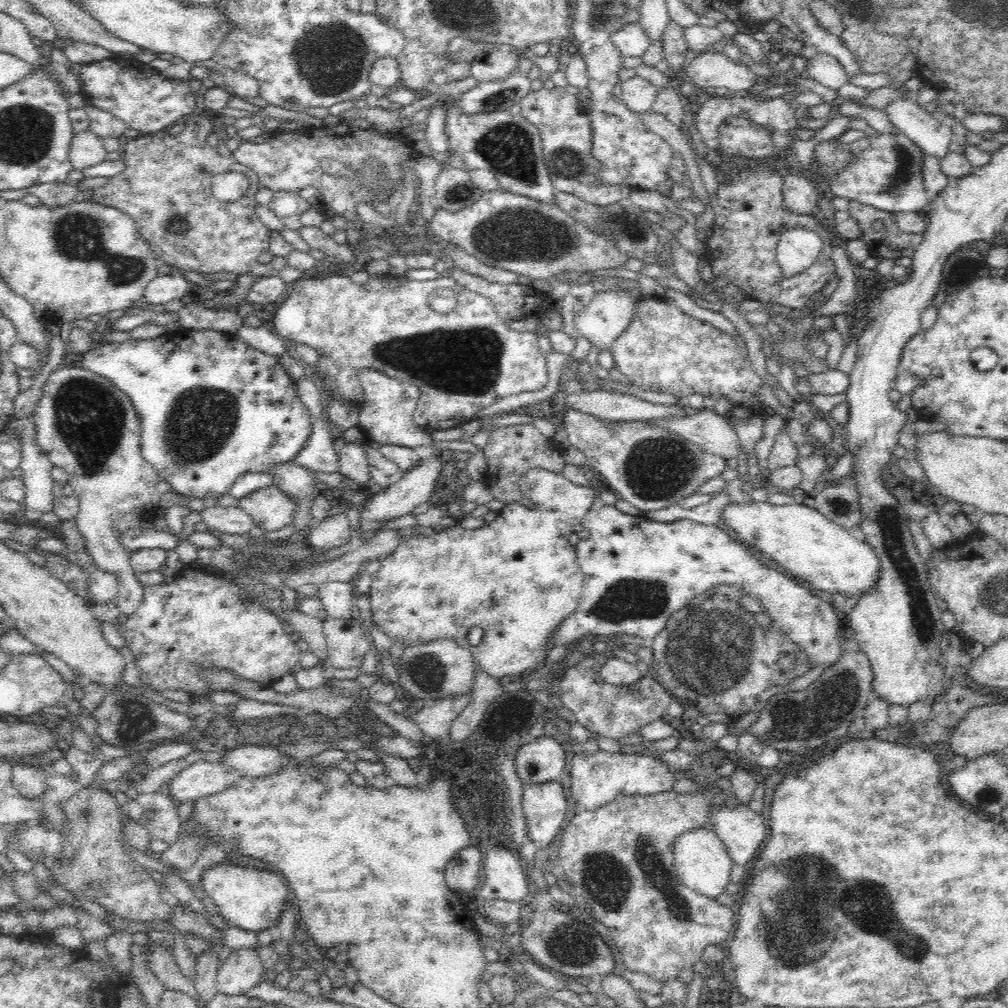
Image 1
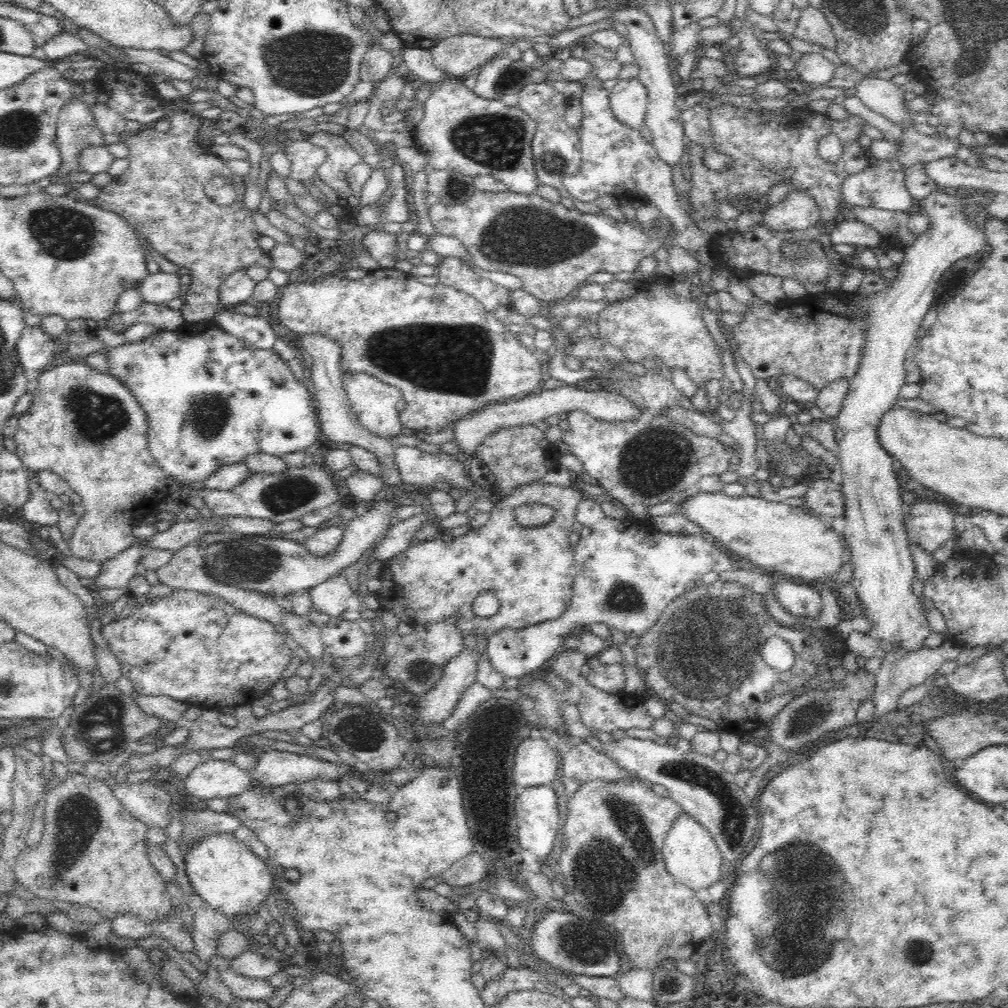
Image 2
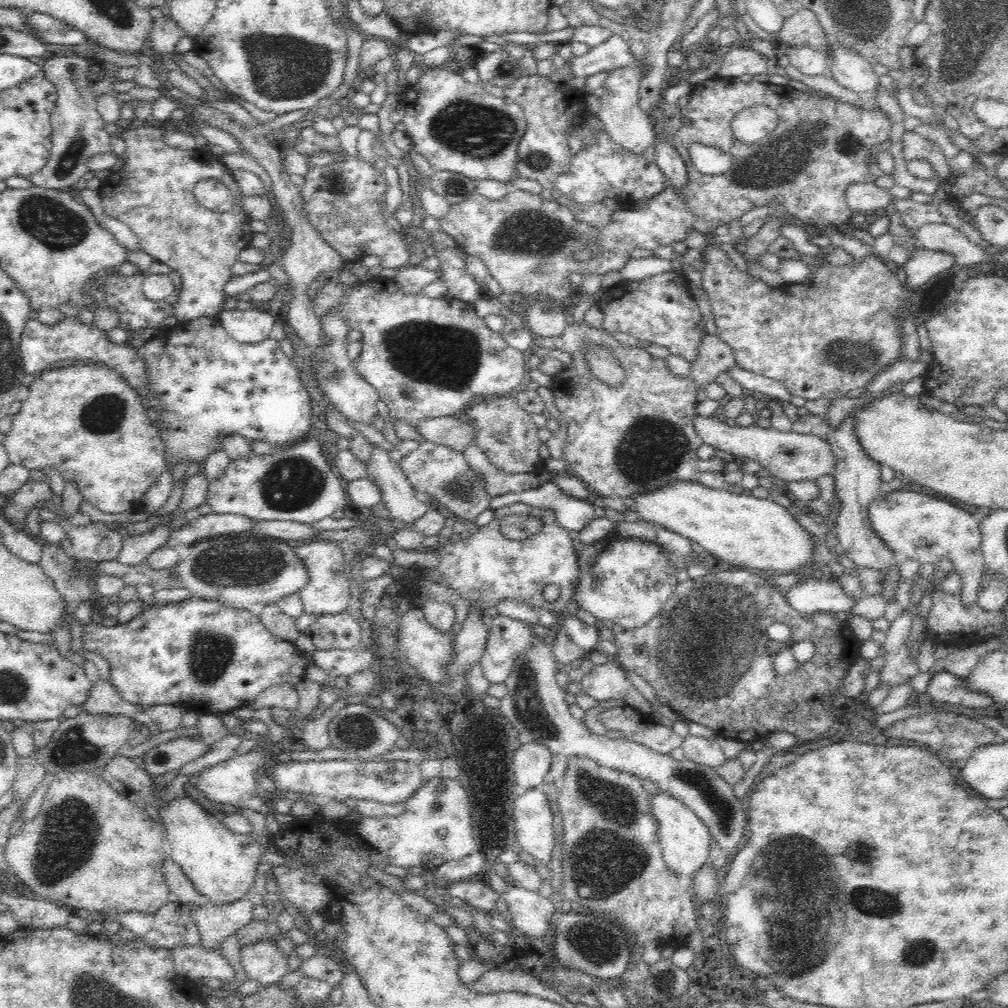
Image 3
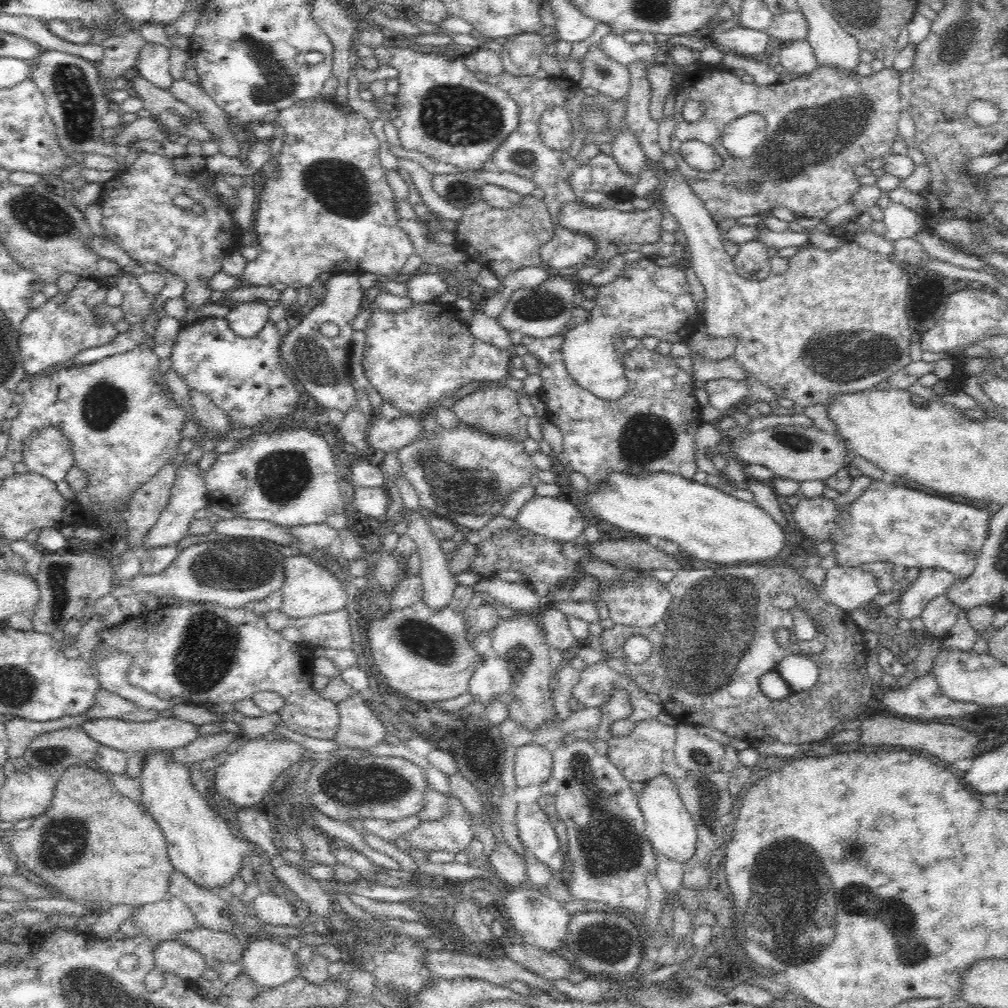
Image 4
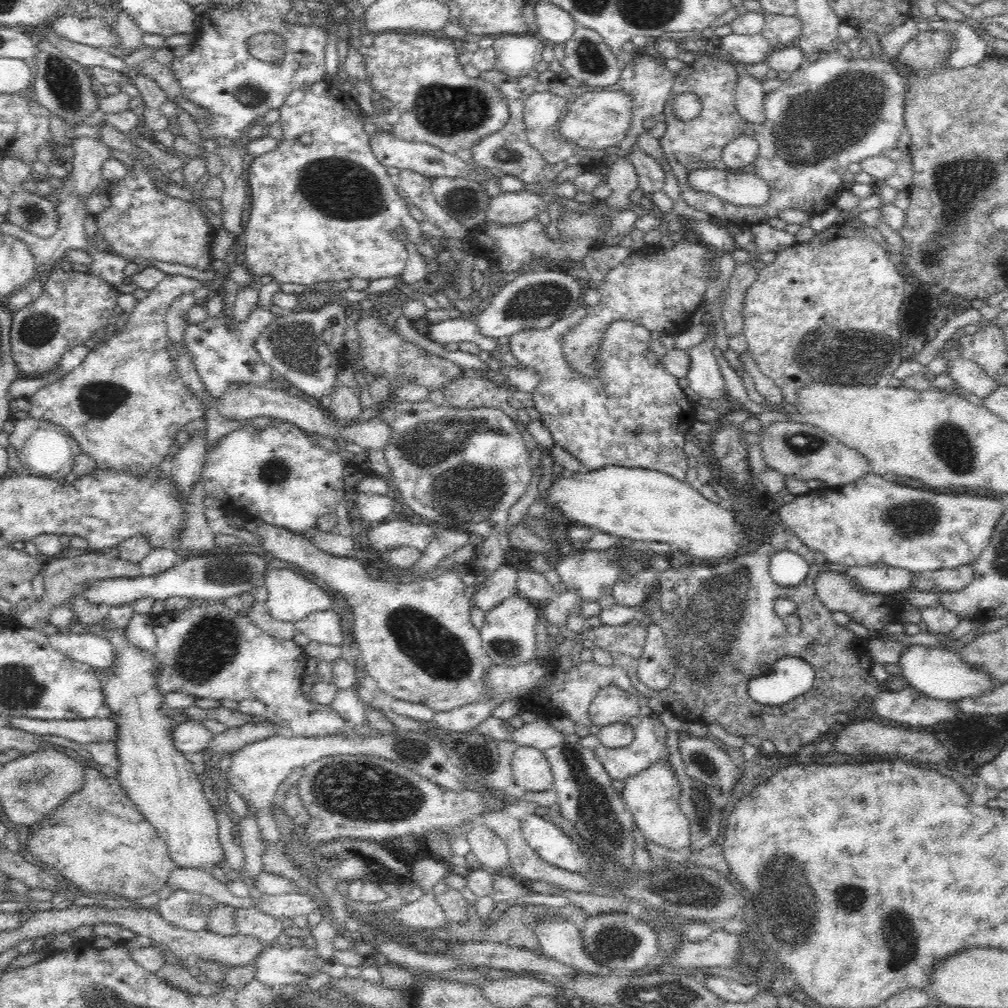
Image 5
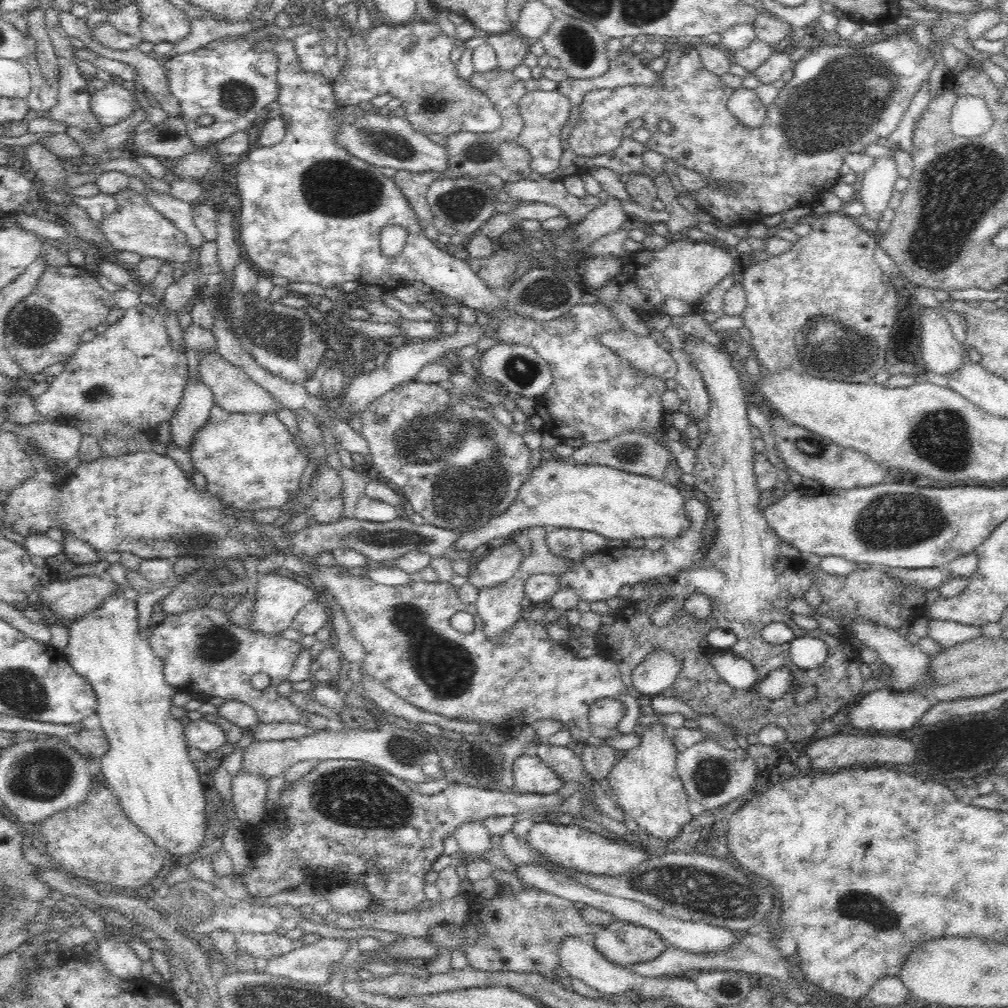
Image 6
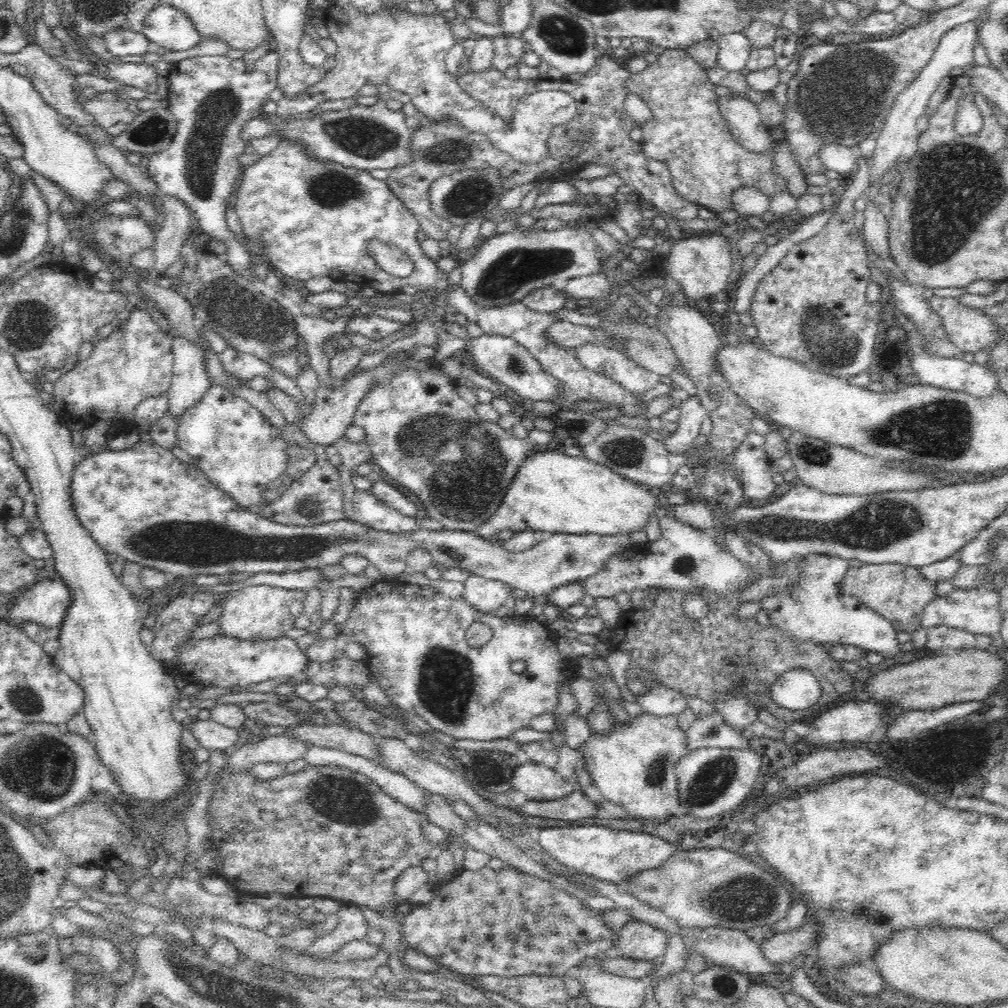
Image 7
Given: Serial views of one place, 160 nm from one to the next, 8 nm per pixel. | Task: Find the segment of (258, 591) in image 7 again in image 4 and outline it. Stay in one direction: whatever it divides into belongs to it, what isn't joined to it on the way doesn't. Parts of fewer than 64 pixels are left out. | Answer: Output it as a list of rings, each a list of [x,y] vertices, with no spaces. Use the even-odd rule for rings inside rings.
[[[292,551],[284,559],[284,566],[285,583],[280,590],[283,594],[282,614],[297,619],[336,612],[340,609],[351,609],[346,602],[347,596],[342,582],[336,573],[324,566],[321,561],[310,557],[310,554]]]

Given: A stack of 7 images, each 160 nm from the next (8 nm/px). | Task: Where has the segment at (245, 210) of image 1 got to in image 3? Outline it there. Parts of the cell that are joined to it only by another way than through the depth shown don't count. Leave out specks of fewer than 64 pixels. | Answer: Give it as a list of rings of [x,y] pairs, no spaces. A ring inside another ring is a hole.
[[[143,123],[136,129],[124,129],[119,132],[126,142],[126,163],[119,171],[111,173],[99,186],[99,196],[106,216],[119,220],[128,225],[133,234],[140,240],[142,251],[150,254],[155,261],[167,264],[176,271],[182,279],[182,284],[177,288],[177,301],[172,304],[174,316],[178,323],[193,321],[197,318],[212,318],[224,309],[224,288],[232,276],[234,264],[241,260],[241,253],[252,246],[253,235],[251,219],[242,209],[244,196],[240,193],[239,186],[224,166],[220,156],[214,156],[205,149],[182,150],[168,145],[164,141],[165,130],[161,125],[148,127]],[[204,178],[215,178],[226,184],[234,195],[234,206],[229,212],[216,213],[208,208],[203,208],[196,199],[196,185]]]

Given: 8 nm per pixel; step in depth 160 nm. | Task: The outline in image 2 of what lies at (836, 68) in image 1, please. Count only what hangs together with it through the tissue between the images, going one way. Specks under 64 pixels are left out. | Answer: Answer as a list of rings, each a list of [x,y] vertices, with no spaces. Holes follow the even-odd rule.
[[[806,53],[795,63],[794,68],[800,74],[799,78],[815,84],[818,87],[826,87],[834,78],[836,66],[821,53]]]

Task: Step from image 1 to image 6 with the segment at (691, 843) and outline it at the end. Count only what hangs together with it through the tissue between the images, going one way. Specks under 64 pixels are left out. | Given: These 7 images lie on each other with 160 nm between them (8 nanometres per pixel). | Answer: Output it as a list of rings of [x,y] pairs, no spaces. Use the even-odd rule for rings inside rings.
[[[652,724],[649,727],[641,728],[642,742],[638,748],[628,751],[618,764],[612,767],[611,773],[607,776],[613,798],[622,808],[627,819],[632,818],[640,827],[640,830],[654,838],[659,838],[664,842],[675,841],[685,829],[688,829],[693,817],[688,811],[688,795],[683,787],[681,778],[677,773],[676,758],[679,752],[675,751],[671,736],[666,733],[662,724]]]

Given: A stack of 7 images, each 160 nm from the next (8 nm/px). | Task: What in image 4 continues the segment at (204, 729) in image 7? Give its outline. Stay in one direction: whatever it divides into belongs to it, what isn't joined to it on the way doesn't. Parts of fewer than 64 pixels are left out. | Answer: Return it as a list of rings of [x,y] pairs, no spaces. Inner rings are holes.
[[[174,717],[160,718],[150,722],[132,722],[124,719],[92,720],[82,724],[82,729],[96,739],[100,745],[125,752],[158,753],[162,750],[170,751],[185,746],[198,736],[196,725]]]

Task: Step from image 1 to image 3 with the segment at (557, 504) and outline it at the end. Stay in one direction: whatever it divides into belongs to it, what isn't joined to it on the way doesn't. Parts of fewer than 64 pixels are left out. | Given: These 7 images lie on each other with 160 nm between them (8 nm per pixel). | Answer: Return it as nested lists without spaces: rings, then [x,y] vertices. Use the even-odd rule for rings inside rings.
[[[520,501],[516,502],[515,504],[512,504],[512,505],[502,506],[502,508],[498,508],[498,510],[493,510],[493,520],[491,520],[487,525],[484,525],[483,527],[479,527],[478,529],[476,529],[474,531],[474,533],[471,534],[469,537],[464,538],[464,539],[455,538],[449,544],[446,544],[444,546],[436,545],[429,550],[422,549],[422,551],[425,551],[425,552],[430,551],[432,553],[435,553],[435,556],[439,557],[439,560],[437,561],[437,563],[435,565],[432,565],[431,567],[423,568],[423,567],[416,566],[416,567],[405,568],[407,570],[411,570],[411,573],[407,573],[405,575],[398,576],[395,578],[396,584],[399,585],[398,593],[400,594],[400,596],[402,596],[402,599],[408,598],[410,600],[410,602],[412,602],[413,608],[422,608],[424,606],[424,603],[428,599],[432,599],[432,598],[428,597],[429,585],[433,584],[433,583],[438,584],[438,585],[443,586],[446,589],[453,590],[454,594],[457,594],[460,598],[463,598],[464,600],[469,600],[469,602],[470,602],[469,606],[471,608],[471,612],[474,612],[474,613],[482,616],[483,618],[489,617],[490,619],[496,618],[499,615],[499,612],[497,611],[497,608],[495,606],[499,600],[504,600],[504,599],[516,599],[518,601],[522,601],[522,602],[528,604],[528,606],[530,606],[532,608],[544,609],[552,614],[555,614],[559,618],[561,618],[563,615],[566,615],[567,613],[571,612],[571,609],[572,609],[571,601],[574,596],[574,588],[576,586],[576,576],[578,576],[577,550],[572,545],[573,540],[570,538],[570,534],[568,533],[568,530],[566,530],[565,528],[562,528],[562,525],[559,524],[559,522],[557,522],[556,517],[555,517],[555,512],[553,510],[550,510],[549,508],[546,508],[544,515],[543,515],[542,530],[540,532],[538,532],[538,534],[535,534],[534,536],[531,536],[530,538],[526,538],[526,540],[510,540],[509,538],[506,538],[502,534],[501,528],[500,528],[500,523],[501,523],[502,518],[504,518],[504,516],[508,516],[508,514],[529,514],[531,511],[533,511],[533,509],[528,504],[522,503]],[[548,584],[554,584],[554,586],[558,586],[558,588],[560,588],[559,596],[556,600],[554,600],[554,602],[549,602],[546,599],[544,599],[544,588],[546,588],[546,586],[548,586]]]

